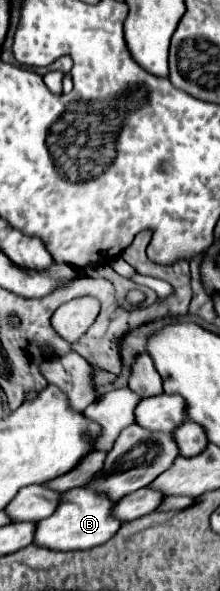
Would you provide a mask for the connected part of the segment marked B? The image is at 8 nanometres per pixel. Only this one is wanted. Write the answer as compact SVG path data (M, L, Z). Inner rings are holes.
M71 489L61 495L61 505L57 511L37 523L35 531L35 545L49 547L57 551L69 549L91 549L95 545L103 545L109 541L121 527L121 521L111 515L115 501L111 501L105 493L95 489Z

